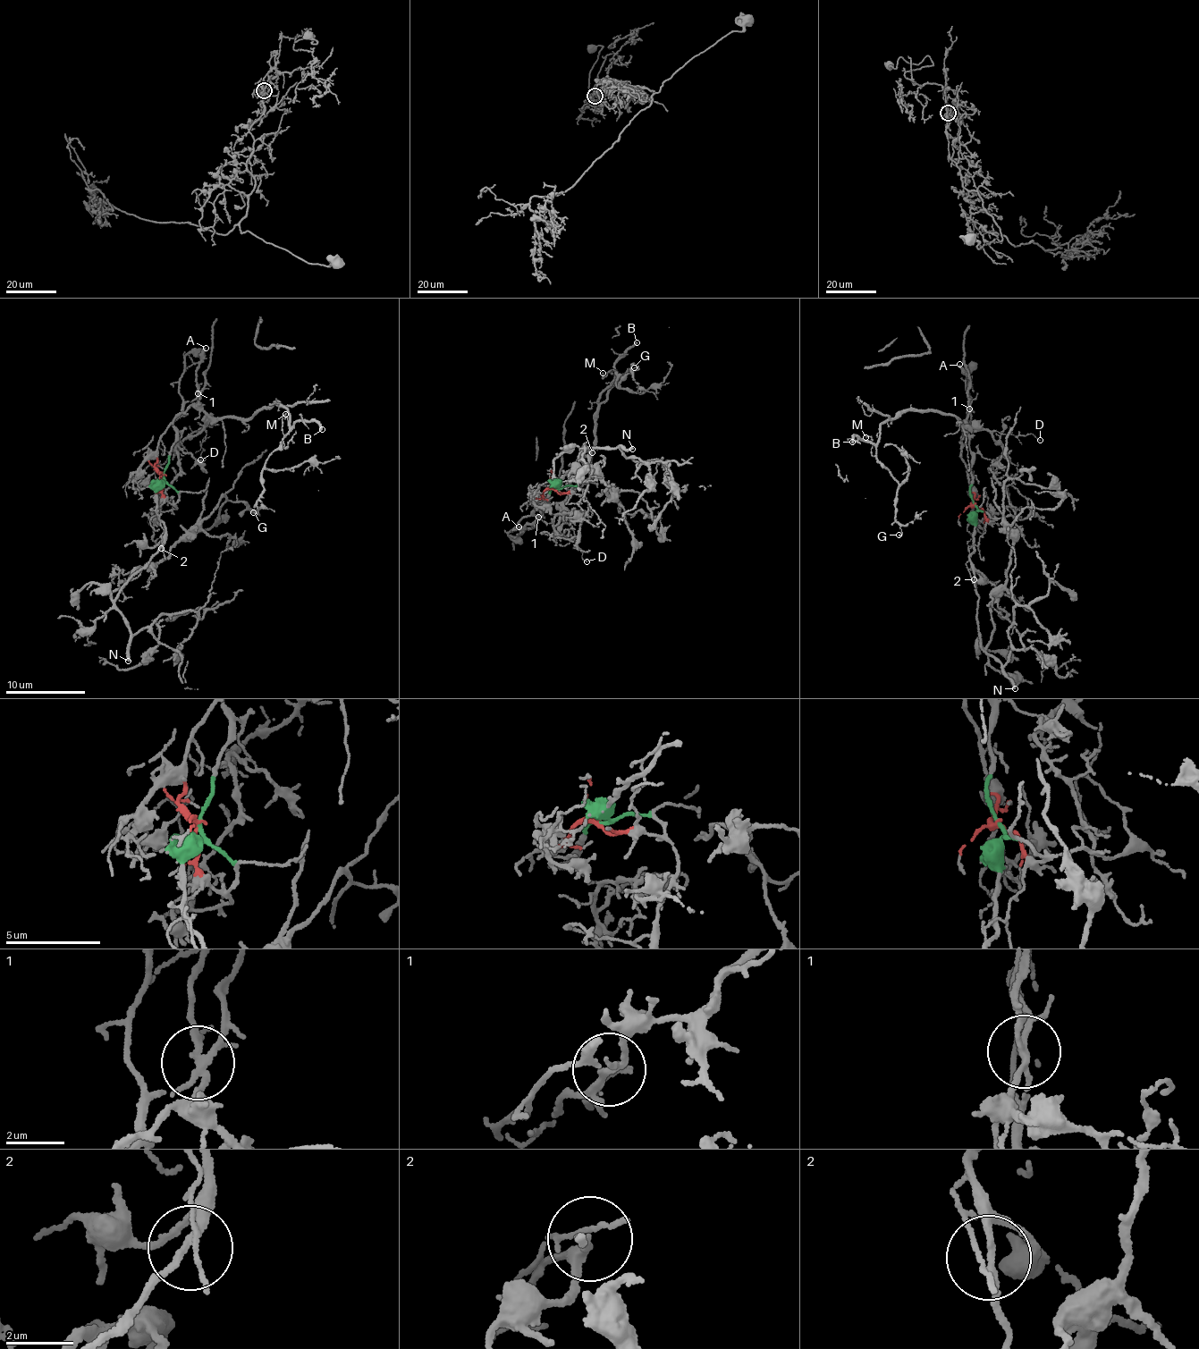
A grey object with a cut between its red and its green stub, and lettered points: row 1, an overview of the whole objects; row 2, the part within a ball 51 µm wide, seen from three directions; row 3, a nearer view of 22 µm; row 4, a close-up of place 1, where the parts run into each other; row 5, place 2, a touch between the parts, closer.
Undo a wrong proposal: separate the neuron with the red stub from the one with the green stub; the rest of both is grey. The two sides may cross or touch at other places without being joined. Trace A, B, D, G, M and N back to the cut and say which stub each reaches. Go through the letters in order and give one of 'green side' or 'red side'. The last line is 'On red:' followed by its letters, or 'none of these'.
A: red side
B: red side
D: red side
G: red side
M: red side
N: green side
On red: A, B, D, G, M

